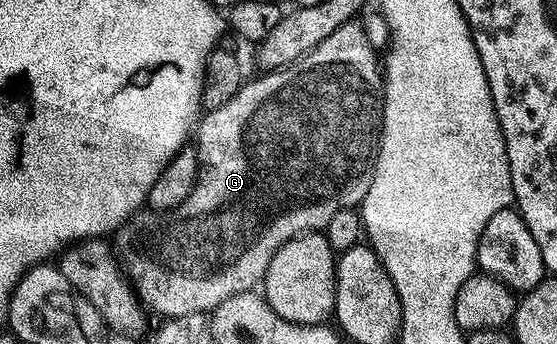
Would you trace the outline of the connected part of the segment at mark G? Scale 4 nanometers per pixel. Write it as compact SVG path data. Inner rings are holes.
M352 21L346 23L337 29L333 29L333 33L329 33L329 37L325 37L325 41L321 41L321 45L317 45L315 50L308 53L308 55L302 55L296 63L291 63L288 67L282 69L271 69L266 73L259 73L263 75L257 76L256 79L248 78L246 82L244 82L242 89L239 90L230 101L225 101L225 105L221 105L221 109L207 111L206 114L200 118L197 124L197 135L199 131L199 143L197 142L197 150L199 152L199 176L195 182L195 191L189 193L189 197L185 197L185 201L181 201L181 205L177 205L172 211L165 211L162 213L156 213L150 209L140 209L136 211L130 219L124 221L118 231L114 232L113 235L113 240L115 239L115 247L113 243L114 254L122 260L122 270L125 272L126 278L129 280L139 303L142 304L146 310L148 307L149 310L156 311L157 314L161 315L160 317L166 317L168 319L185 317L186 314L210 313L214 311L216 307L221 305L221 301L225 301L237 293L256 290L256 288L262 284L263 278L267 276L267 270L273 261L273 257L277 253L277 249L284 247L290 239L298 239L308 233L322 232L329 225L329 220L331 220L331 218L333 218L333 216L341 209L345 209L346 207L355 209L362 204L365 193L369 193L369 185L373 181L375 158L379 155L379 138L383 136L383 88L385 86L385 71L381 66L381 55L380 59L379 55L380 52L370 43L369 37L364 31L364 24L362 22Z

